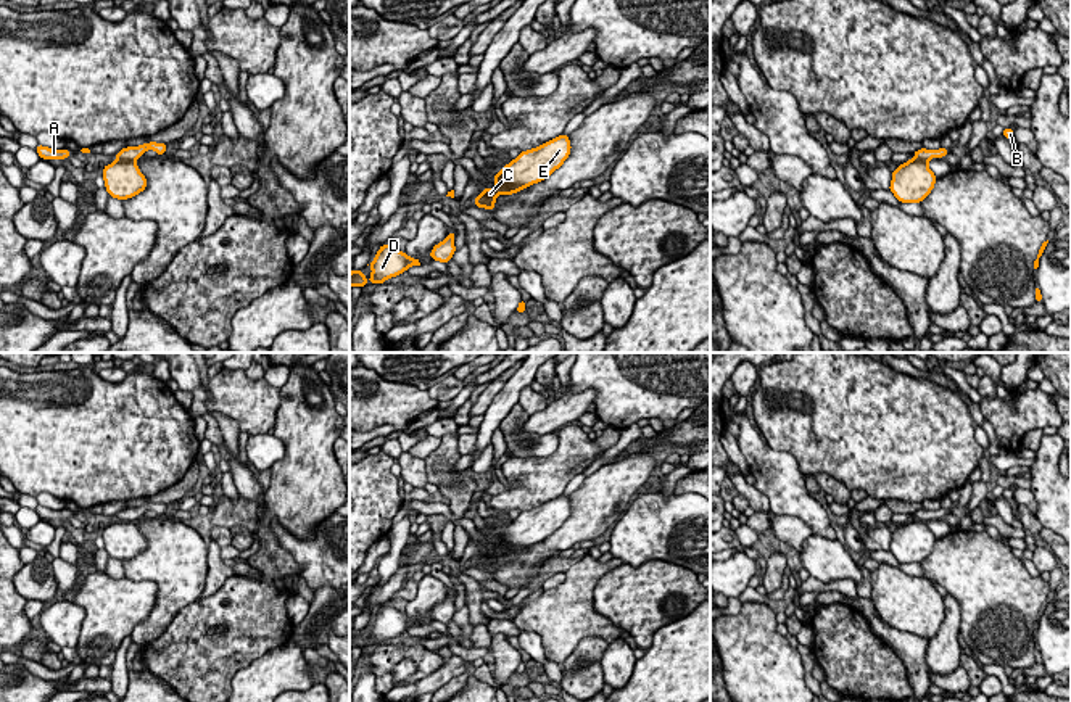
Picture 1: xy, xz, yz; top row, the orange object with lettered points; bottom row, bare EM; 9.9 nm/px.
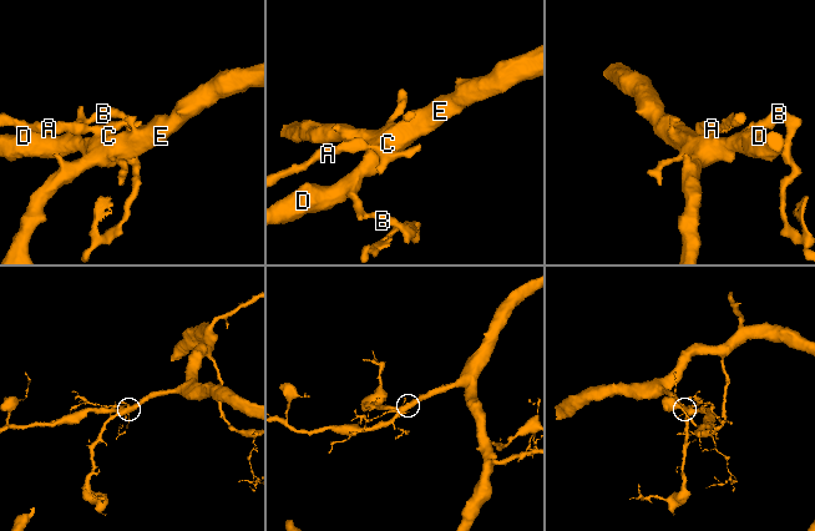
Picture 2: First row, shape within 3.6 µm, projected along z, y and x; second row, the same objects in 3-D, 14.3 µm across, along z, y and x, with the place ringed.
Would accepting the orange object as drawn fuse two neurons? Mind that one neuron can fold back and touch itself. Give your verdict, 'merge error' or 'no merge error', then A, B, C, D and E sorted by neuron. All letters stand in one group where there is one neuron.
merge error; groups A / B C D E

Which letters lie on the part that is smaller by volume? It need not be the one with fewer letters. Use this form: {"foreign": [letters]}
{"foreign": ["A"]}

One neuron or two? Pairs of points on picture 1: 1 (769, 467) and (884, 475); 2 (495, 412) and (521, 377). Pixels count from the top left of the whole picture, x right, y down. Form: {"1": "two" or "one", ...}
{"1": "two", "2": "one"}

